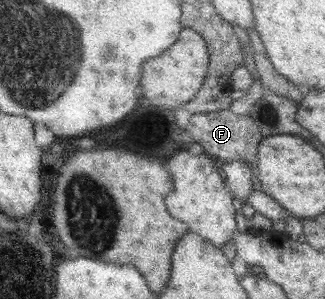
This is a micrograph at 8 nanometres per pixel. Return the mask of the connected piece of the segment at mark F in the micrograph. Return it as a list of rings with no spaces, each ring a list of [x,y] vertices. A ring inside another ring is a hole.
[[[231,108],[213,113],[200,113],[190,118],[190,123],[184,125],[184,130],[190,137],[202,145],[207,154],[219,161],[232,162],[246,160],[259,167],[259,145],[264,143],[264,134],[259,130],[258,123],[251,116],[236,114]]]

